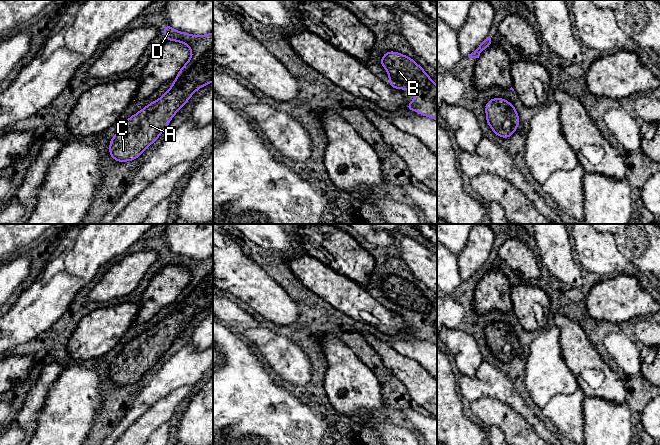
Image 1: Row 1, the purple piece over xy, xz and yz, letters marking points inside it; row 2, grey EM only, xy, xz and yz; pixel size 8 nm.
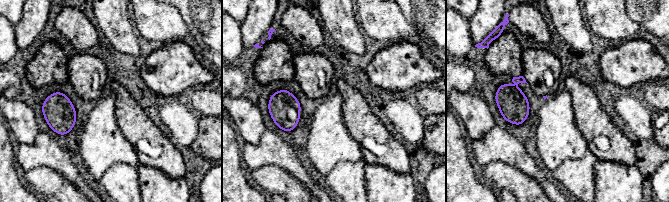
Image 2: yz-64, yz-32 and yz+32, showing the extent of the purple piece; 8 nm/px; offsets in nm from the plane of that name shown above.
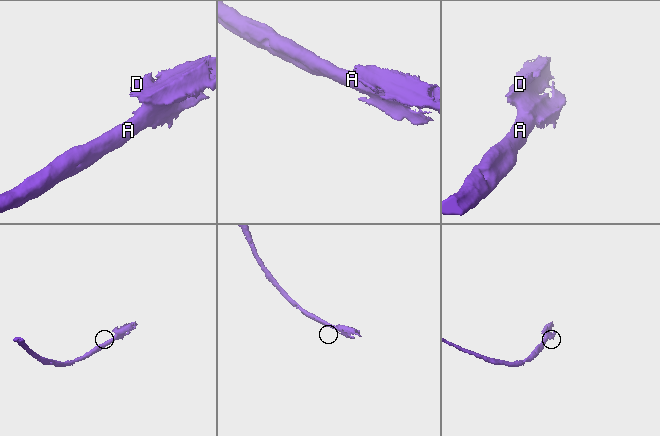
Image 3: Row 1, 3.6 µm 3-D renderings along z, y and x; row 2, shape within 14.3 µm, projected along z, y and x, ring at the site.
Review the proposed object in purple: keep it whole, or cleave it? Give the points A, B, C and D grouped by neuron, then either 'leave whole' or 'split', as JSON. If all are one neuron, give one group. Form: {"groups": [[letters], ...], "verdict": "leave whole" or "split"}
{"groups": [["A", "B", "C", "D"]], "verdict": "leave whole"}

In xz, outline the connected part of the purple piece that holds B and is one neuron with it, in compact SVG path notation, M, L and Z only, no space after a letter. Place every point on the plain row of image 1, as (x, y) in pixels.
M395 275L386 276L380 288L389 298L389 310L415 314L415 321L406 332L437 345L437 309L413 283Z

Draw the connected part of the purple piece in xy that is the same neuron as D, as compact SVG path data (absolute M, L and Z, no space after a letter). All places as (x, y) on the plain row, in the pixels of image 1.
M164 249L167 265L177 265L191 273L191 281L177 297L172 310L159 322L128 342L109 368L109 379L118 386L140 381L169 349L173 340L194 316L213 306L213 256L196 260Z

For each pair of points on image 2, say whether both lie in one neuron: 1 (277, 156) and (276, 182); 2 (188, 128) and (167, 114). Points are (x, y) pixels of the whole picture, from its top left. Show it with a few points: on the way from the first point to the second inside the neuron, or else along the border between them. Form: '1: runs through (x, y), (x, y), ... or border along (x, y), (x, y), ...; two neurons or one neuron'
1: border along (254, 169), (276, 165), (297, 179); two neurons
2: runs through (183, 123), (172, 114); one neuron

